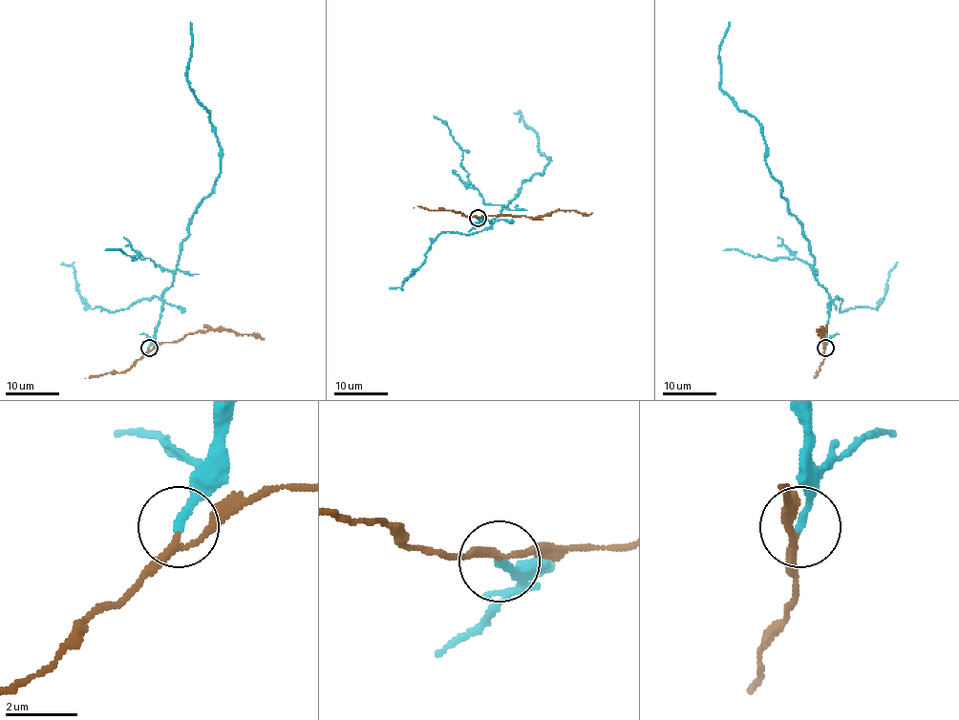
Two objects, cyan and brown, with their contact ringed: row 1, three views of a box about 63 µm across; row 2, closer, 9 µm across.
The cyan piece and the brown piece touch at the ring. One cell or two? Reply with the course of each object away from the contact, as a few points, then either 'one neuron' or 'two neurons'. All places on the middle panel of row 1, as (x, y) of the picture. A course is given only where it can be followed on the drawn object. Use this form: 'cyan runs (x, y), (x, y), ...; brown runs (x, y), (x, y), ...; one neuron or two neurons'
cyan runs (478, 218), (491, 223), (548, 163), (536, 134), (516, 114), (521, 112), (519, 122); brown runs (478, 218), (538, 217), (564, 210), (592, 213); two neurons

